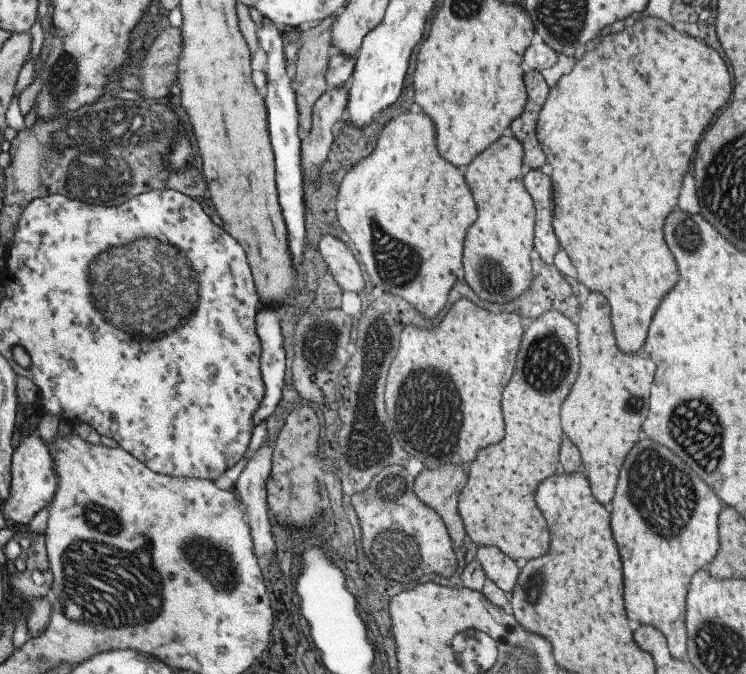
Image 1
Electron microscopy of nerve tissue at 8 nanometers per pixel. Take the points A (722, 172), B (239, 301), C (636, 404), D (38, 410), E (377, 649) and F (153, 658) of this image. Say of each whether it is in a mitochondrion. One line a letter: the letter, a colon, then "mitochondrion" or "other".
A: mitochondrion
B: other
C: mitochondrion
D: other
E: other
F: other

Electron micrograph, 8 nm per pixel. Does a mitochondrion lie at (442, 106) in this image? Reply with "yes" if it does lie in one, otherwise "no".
no

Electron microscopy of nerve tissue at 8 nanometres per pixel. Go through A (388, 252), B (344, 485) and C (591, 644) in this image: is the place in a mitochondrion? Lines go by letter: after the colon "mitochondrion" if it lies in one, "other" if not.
A: mitochondrion
B: other
C: other

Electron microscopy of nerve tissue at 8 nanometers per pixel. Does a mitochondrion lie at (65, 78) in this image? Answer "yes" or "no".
yes

